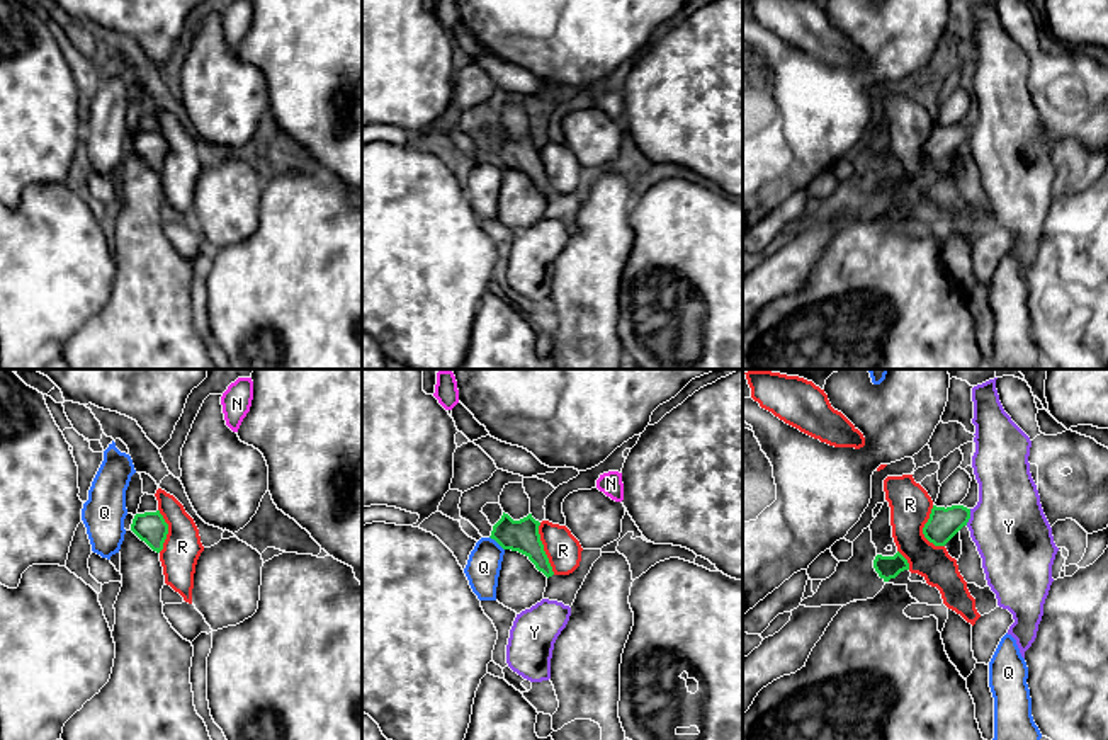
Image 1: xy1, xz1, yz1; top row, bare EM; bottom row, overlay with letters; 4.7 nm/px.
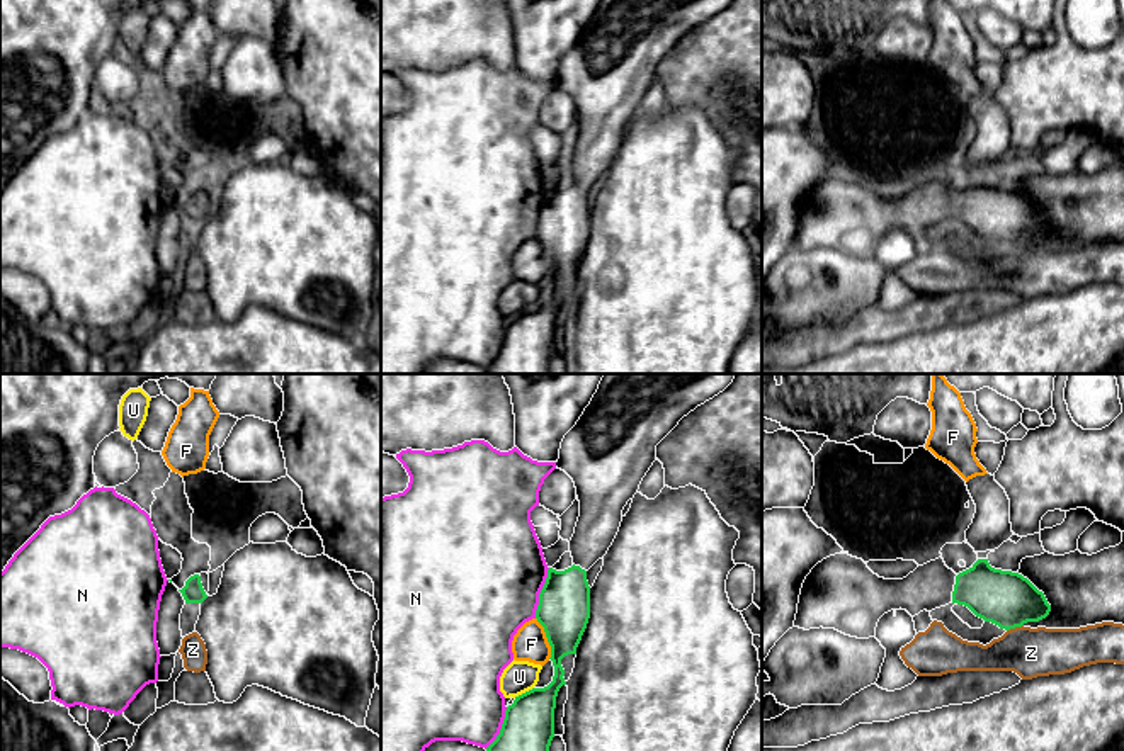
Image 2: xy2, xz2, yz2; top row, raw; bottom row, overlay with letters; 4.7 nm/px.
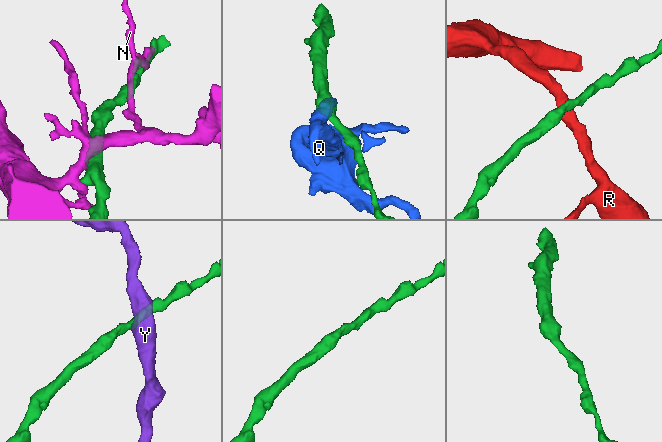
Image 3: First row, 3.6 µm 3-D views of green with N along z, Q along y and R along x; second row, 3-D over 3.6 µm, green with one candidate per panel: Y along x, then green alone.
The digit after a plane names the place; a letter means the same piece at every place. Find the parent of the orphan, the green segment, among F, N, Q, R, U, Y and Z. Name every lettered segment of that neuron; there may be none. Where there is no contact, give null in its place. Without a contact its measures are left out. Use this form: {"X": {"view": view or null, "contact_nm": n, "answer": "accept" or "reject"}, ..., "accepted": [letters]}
{"F": {"view": "xz2", "contact_nm": 220, "answer": "reject"}, "N": {"view": "xz2", "contact_nm": 260, "answer": "reject"}, "Q": {"view": "xz1", "contact_nm": 100, "answer": "reject"}, "R": {"view": "xz1", "contact_nm": 260, "answer": "reject"}, "U": {"view": "xz2", "contact_nm": 110, "answer": "reject"}, "Y": {"view": "yz1", "contact_nm": 80, "answer": "reject"}, "Z": {"view": "yz2", "contact_nm": 90, "answer": "reject"}, "accepted": []}

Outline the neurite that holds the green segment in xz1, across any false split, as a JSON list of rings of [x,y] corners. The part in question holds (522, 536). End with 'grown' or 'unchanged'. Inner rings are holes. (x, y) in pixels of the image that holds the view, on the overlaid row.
[[[503,512],[501,519],[493,526],[491,539],[503,549],[512,549],[525,555],[539,572],[547,578],[554,575],[544,544],[539,534],[540,522],[529,514],[520,521],[513,521]]]; unchanged

